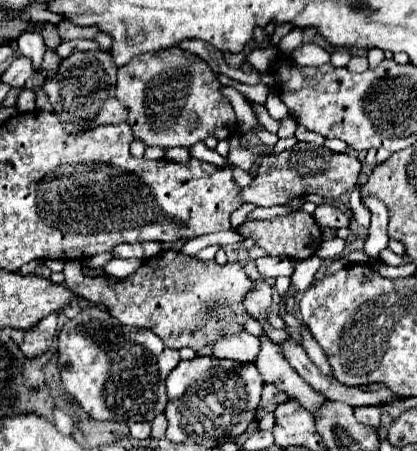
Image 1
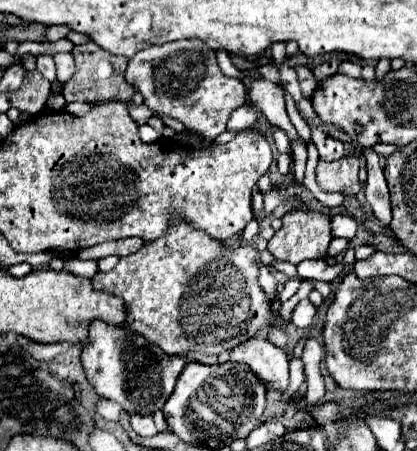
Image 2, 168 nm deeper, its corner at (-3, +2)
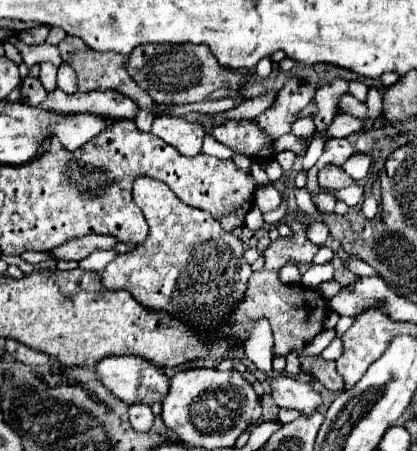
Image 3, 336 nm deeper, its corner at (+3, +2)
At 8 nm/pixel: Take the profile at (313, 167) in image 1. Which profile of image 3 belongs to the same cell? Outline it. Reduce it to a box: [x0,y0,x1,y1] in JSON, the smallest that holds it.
[318,164,354,190]

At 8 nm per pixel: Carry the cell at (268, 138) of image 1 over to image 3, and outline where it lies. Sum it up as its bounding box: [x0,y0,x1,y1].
[310,193,337,213]

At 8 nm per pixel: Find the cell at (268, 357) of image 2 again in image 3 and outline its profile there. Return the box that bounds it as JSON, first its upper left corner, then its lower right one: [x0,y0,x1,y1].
[266,372,322,414]

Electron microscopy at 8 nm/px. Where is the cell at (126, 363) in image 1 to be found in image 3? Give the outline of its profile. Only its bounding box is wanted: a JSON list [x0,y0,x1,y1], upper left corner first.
[94,354,170,406]

